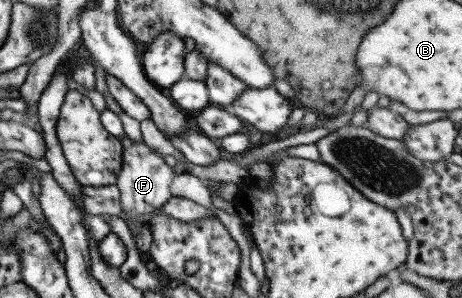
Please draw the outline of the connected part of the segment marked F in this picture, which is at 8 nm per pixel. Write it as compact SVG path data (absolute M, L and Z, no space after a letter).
M127 136L118 138L122 145L122 166L116 178L116 186L119 190L119 202L121 209L126 214L126 227L132 235L132 230L148 226L142 218L150 214L155 208L159 208L170 197L170 181L174 178L174 169L166 164L165 158L155 150L149 148L144 142L132 142Z

